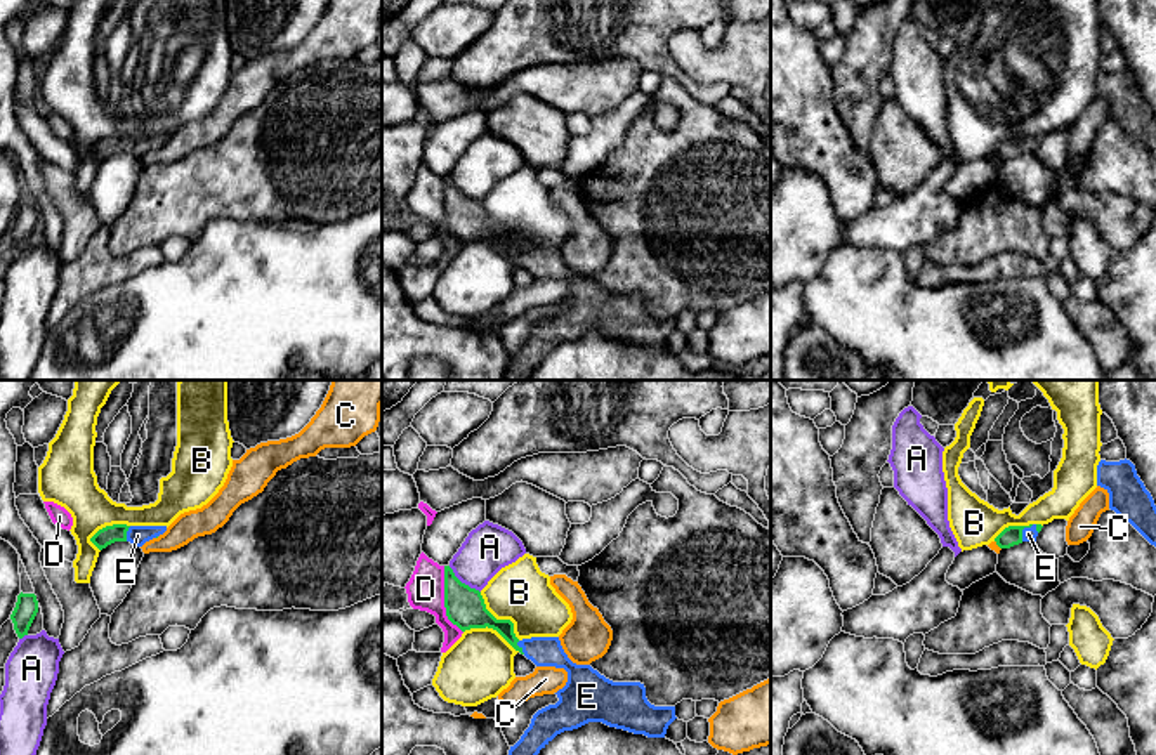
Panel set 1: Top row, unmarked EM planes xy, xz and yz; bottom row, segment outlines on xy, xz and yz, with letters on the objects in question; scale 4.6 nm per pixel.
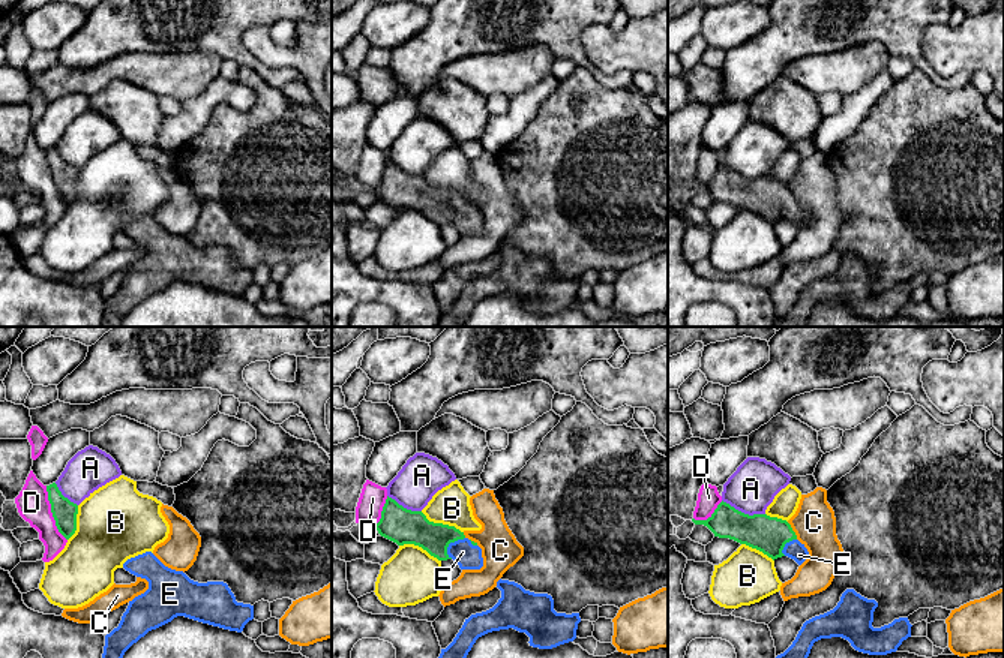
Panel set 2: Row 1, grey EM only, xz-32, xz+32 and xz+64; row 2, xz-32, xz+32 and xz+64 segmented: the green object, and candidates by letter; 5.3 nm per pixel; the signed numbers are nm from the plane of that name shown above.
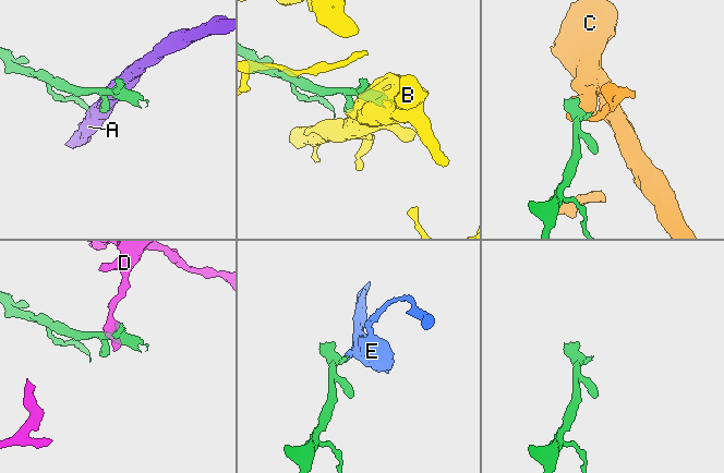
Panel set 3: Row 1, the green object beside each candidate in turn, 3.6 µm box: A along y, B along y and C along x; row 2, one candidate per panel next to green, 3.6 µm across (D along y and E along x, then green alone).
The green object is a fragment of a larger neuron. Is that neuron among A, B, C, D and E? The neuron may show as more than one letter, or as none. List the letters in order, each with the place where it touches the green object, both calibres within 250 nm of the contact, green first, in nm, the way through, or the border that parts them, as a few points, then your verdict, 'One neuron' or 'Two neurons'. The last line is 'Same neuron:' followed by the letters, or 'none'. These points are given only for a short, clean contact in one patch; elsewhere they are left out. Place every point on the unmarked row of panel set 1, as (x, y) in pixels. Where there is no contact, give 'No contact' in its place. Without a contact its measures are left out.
A: Touches green at xz (464, 195). Thickness 180 nm (green) against 220 nm. Two neurons
B: Touches green at xz (500, 231). Thickness 180 nm (green) against 280 nm. Two neurons
C: Touches green at yz (997, 155). Thickness 90 nm (green) against 40 nm. Boundary: yz (995, 151), (1000, 160). Two neurons
D: Touches green at xz (445, 210). Thickness 180 nm (green) against 180 nm. Two neurons
E: Touches green at yz (1024, 137). Thickness 90 nm (green) against 60 nm. Path across: yz (1012, 146), (1024, 137), (1028, 144). One neuron
Same neuron: E

